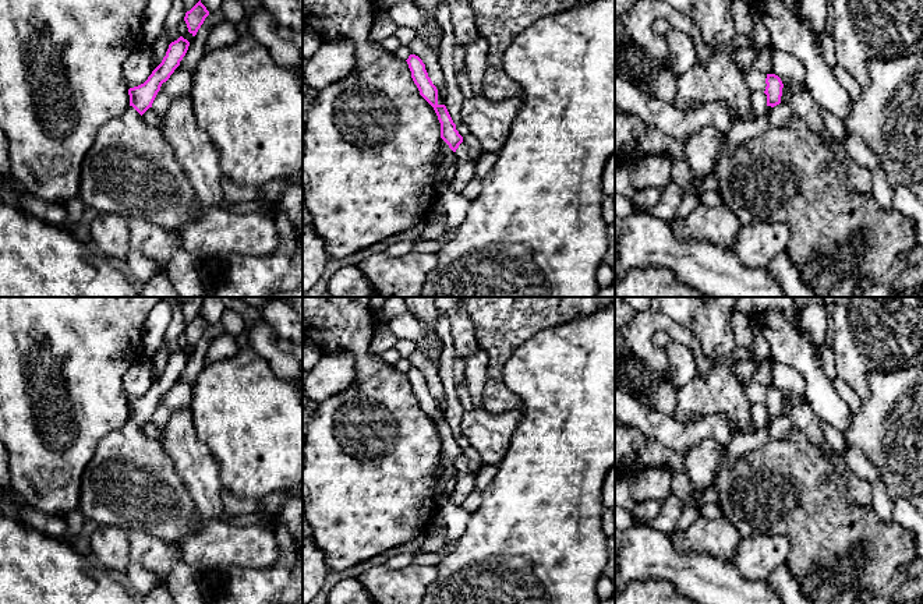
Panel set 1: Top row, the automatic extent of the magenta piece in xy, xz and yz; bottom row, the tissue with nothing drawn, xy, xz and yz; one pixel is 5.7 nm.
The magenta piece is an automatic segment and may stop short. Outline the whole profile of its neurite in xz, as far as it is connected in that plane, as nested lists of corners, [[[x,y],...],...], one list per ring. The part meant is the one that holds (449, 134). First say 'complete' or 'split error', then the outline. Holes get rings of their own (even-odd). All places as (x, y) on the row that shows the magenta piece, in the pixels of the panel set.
complete; [[[410,54],[406,61],[411,71],[411,78],[420,91],[420,95],[434,107],[438,116],[441,123],[441,138],[453,152],[456,152],[459,145],[463,142],[463,137],[456,130],[456,124],[453,123],[446,106],[438,103],[438,89],[428,77],[425,64],[415,54]]]

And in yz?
complete; [[[767,74],[765,84],[767,106],[774,107],[781,103],[784,84],[775,74]]]

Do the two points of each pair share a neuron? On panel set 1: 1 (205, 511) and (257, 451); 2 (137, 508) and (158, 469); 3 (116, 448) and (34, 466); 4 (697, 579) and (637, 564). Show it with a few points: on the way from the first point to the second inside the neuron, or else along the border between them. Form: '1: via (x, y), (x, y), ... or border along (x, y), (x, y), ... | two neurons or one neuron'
1: border along (212, 456), (218, 465), (219, 481), (223, 487) | two neurons
2: via (137, 498), (137, 490), (148, 479) | one neuron
3: border along (115, 428), (98, 442), (82, 473), (81, 484) | two neurons
4: via (682, 569), (665, 562), (653, 562) | one neuron

